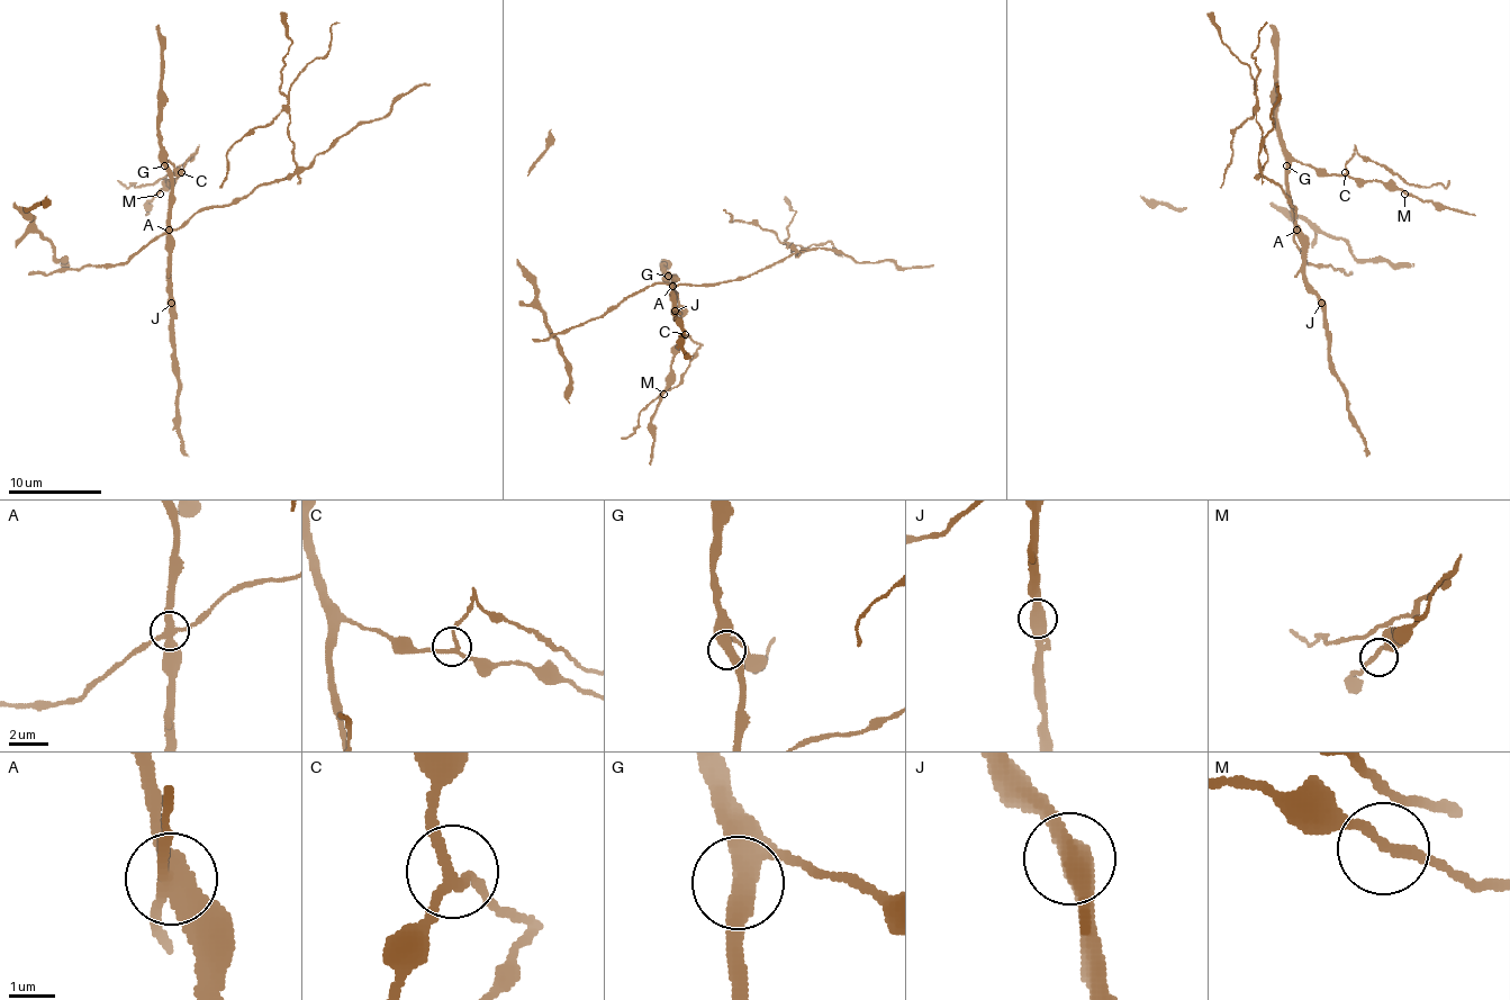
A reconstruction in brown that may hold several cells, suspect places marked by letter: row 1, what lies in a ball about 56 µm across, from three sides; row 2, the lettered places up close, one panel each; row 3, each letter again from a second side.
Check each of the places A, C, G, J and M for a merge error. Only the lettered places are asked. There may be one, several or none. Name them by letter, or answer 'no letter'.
A

